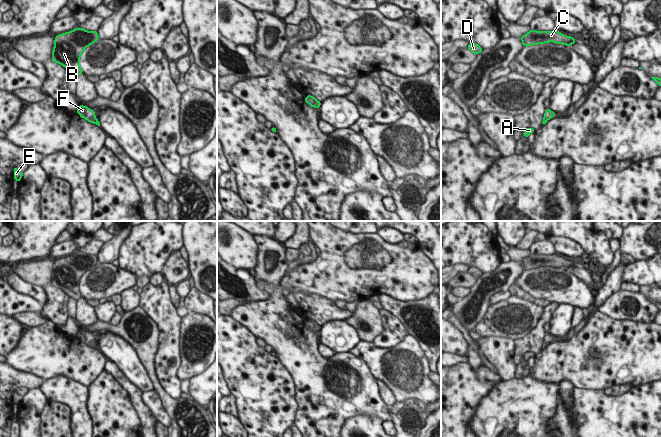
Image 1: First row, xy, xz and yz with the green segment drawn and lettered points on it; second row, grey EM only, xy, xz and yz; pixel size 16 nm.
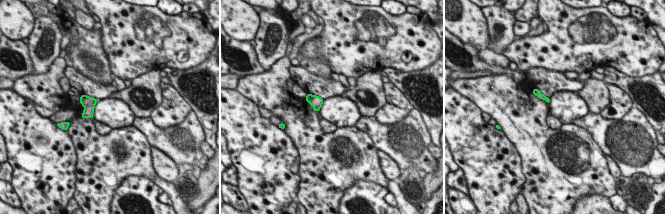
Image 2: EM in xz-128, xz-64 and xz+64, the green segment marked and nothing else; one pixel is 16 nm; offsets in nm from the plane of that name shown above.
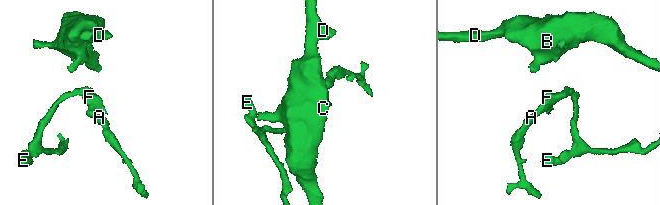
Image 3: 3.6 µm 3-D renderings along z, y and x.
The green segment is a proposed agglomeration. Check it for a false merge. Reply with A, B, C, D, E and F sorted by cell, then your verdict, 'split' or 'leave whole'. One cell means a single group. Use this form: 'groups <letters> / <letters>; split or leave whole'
groups A B C D E F; leave whole

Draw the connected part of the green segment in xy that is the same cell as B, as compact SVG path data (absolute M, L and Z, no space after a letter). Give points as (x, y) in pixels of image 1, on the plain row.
M75 252L72 255L56 259L51 284L78 301L82 298L80 291L82 276L88 270L98 266L98 262L98 256L83 252Z

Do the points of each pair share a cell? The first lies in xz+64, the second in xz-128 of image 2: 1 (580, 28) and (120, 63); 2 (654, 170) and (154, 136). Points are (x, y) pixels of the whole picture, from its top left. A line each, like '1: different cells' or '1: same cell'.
1: same cell
2: same cell

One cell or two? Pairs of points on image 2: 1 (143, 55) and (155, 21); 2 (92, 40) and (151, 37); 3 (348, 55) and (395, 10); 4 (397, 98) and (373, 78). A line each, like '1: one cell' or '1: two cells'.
1: one cell
2: two cells
3: two cells
4: two cells

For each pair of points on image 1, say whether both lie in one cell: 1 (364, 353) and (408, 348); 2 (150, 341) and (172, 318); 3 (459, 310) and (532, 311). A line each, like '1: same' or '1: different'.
1: same
2: different
3: different

